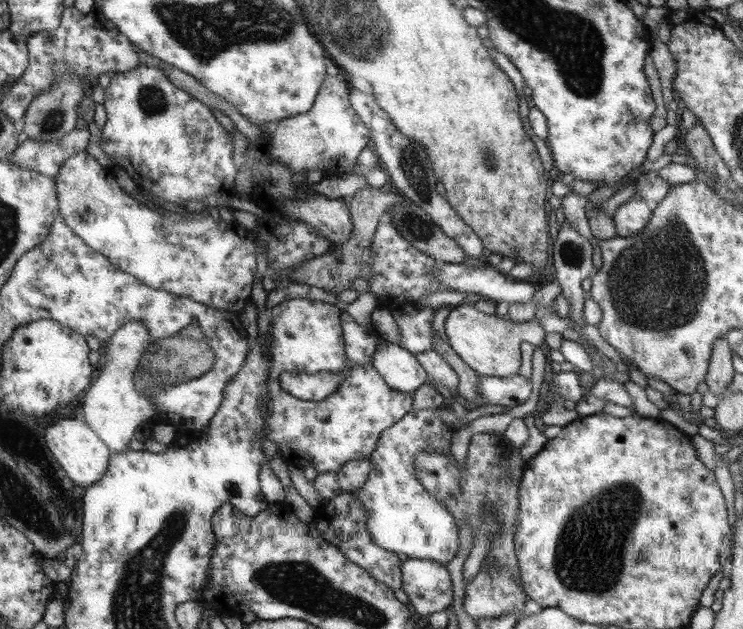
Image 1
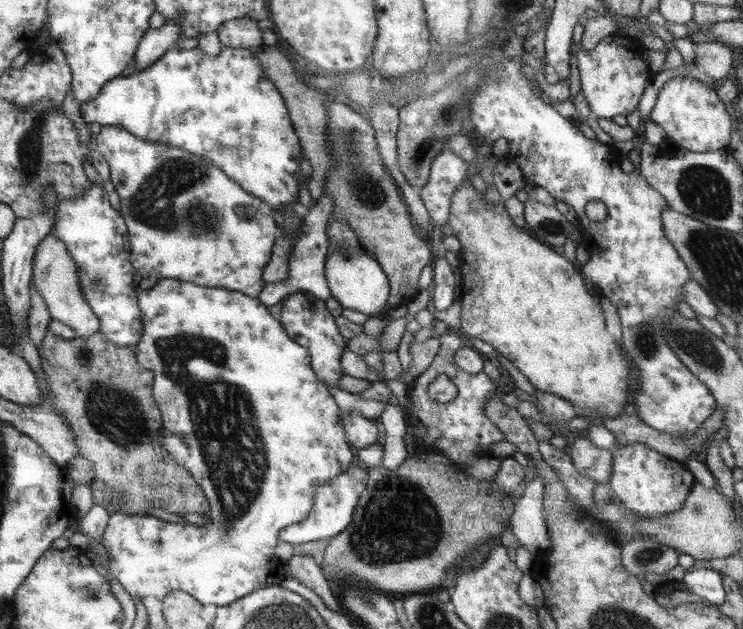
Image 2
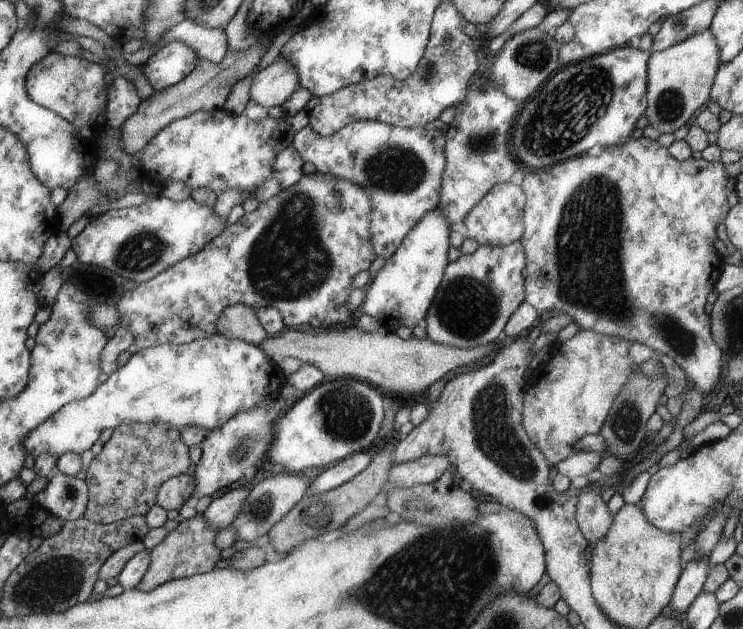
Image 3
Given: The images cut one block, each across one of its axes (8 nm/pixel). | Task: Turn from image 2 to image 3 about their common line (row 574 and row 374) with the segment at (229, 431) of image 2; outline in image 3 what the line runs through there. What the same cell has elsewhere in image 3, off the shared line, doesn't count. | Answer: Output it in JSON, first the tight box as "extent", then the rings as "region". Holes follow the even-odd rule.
{"extent":[24,334,286,457],"region":[[[215,334],[215,336],[210,336],[208,339],[194,340],[192,343],[174,345],[169,343],[160,344],[157,346],[152,346],[149,348],[139,349],[136,354],[132,354],[128,362],[118,368],[116,372],[112,372],[109,378],[104,380],[101,387],[96,388],[95,392],[92,392],[91,396],[83,400],[73,401],[72,404],[68,404],[67,407],[63,407],[59,413],[53,415],[50,419],[46,420],[42,425],[40,425],[26,440],[24,440],[24,445],[27,448],[27,454],[31,454],[33,457],[38,457],[44,453],[52,454],[52,456],[60,457],[67,453],[76,453],[80,455],[82,452],[89,450],[93,444],[100,439],[100,434],[108,434],[120,425],[128,424],[135,425],[138,424],[174,424],[176,428],[188,428],[188,426],[200,426],[204,428],[207,432],[212,432],[212,430],[218,430],[222,428],[228,420],[235,419],[236,416],[242,414],[242,412],[248,412],[258,408],[260,404],[268,398],[268,396],[277,396],[282,388],[286,385],[286,376],[280,370],[280,368],[273,363],[260,345],[248,344],[246,341],[240,341],[238,339],[229,340],[221,334]]]}

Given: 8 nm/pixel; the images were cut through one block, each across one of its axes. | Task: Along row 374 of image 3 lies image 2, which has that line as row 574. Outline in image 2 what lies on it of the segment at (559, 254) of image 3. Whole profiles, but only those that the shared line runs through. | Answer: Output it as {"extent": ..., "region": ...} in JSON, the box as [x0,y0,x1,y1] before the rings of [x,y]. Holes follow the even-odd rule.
{"extent":[681,568,727,606],"region":[[[694,568],[686,570],[681,586],[696,595],[708,606],[719,606],[727,602],[727,592],[722,588],[722,574],[714,569]]]}

